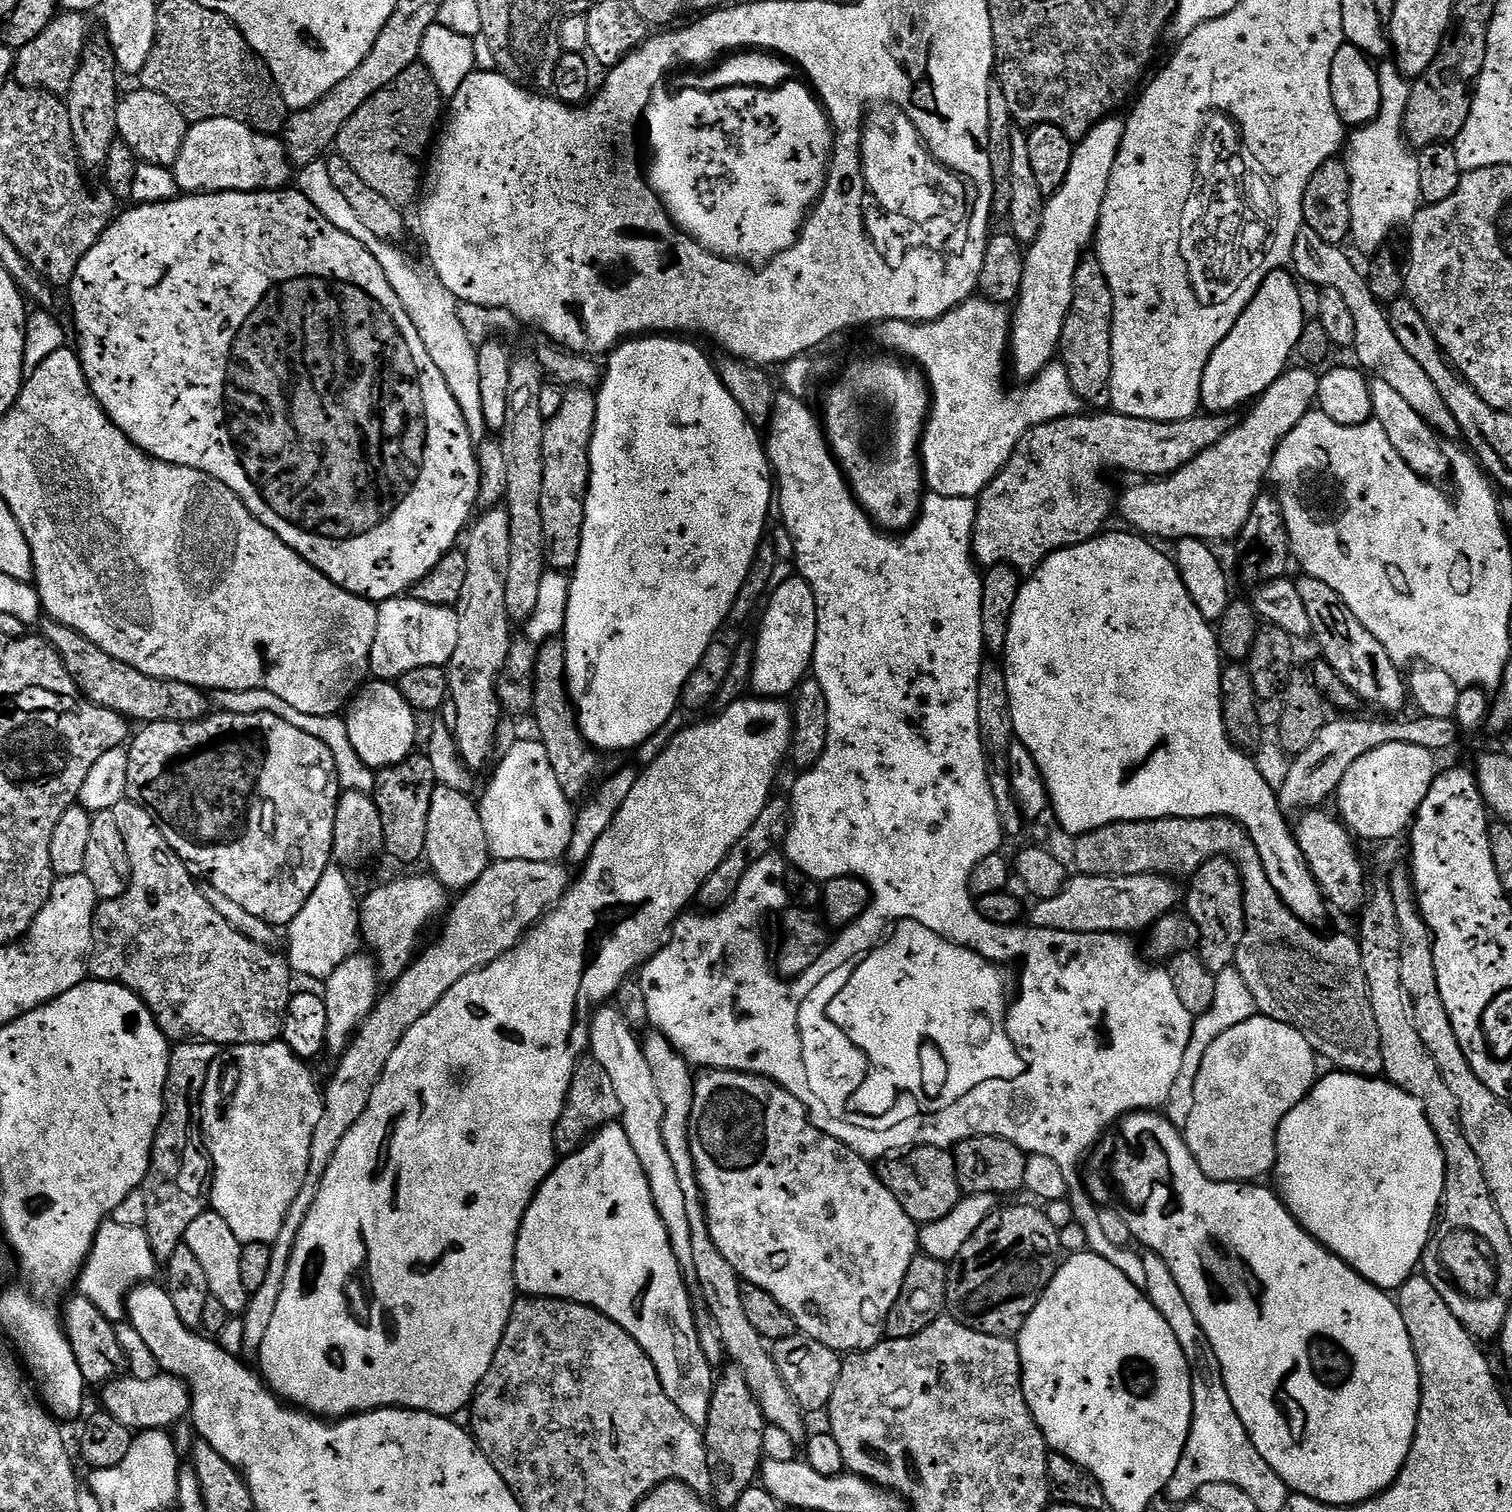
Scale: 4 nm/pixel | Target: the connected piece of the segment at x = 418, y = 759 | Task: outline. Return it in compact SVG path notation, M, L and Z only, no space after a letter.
M413 754L402 762L376 772L374 799L382 814L384 852L400 864L423 861L426 850L426 818L430 818L430 800L438 787L427 754Z

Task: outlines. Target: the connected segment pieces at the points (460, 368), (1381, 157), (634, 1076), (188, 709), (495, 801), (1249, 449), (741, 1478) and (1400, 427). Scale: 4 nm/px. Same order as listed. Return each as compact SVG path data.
M321 158L303 165L298 172L300 184L298 191L310 201L316 209L323 214L338 230L350 234L350 238L358 238L374 258L378 258L378 266L382 266L382 274L386 274L386 282L394 286L394 294L398 294L398 302L410 314L410 322L418 330L418 338L426 345L426 350L430 358L434 358L434 366L442 370L442 378L446 378L446 386L450 386L450 394L454 394L454 402L462 410L462 418L466 418L466 426L470 430L470 438L474 441L481 441L489 435L486 426L486 418L482 414L482 390L478 386L478 356L477 347L472 345L466 336L466 331L462 328L460 314L458 311L458 301L451 296L442 286L435 275L423 272L402 249L391 240L378 238L367 228L354 214L350 207L350 202L342 198L342 190L334 186L333 179L330 178L327 159Z
M1390 60L1378 67L1382 86L1382 106L1375 120L1357 129L1348 146L1344 161L1351 182L1351 241L1364 254L1375 255L1400 223L1409 223L1421 207L1421 174L1419 157L1408 152L1404 134L1406 108L1411 83Z
M604 1006L595 1013L588 1029L588 1043L590 1045L591 1059L596 1060L610 1074L614 1081L614 1090L618 1094L618 1102L622 1109L622 1123L638 1158L642 1162L642 1170L646 1174L646 1182L650 1182L650 1194L654 1198L654 1206L666 1226L666 1234L670 1238L670 1246L678 1258L680 1268L684 1272L684 1279L692 1282L696 1278L694 1268L694 1242L690 1234L690 1218L686 1215L686 1197L682 1194L682 1185L678 1182L678 1173L674 1170L674 1161L670 1158L670 1150L666 1150L666 1138L662 1134L664 1122L664 1107L662 1106L662 1094L658 1094L658 1085L654 1082L654 1073L650 1071L650 1065L646 1063L646 1054L641 1037L632 1033L628 1020L616 1008Z
M49 619L43 625L43 639L52 645L53 650L62 658L70 678L80 688L80 694L89 702L106 710L114 710L119 716L135 722L140 720L141 725L154 722L198 722L209 715L210 696L203 688L196 688L186 682L174 682L173 680L159 680L153 676L142 674L134 670L134 666L126 666L110 654L106 654L94 642L86 637L79 636L62 626L56 620Z
M520 740L509 750L483 798L479 799L478 807L488 852L495 861L555 863L567 855L576 812L559 785L550 754L539 740Z
M1292 366L1282 373L1280 377L1267 390L1264 391L1263 396L1255 401L1252 413L1249 414L1245 420L1244 425L1233 427L1232 431L1228 432L1226 438L1222 442L1218 442L1214 446L1207 448L1198 458L1191 460L1186 466L1172 473L1172 475L1165 478L1148 478L1143 482L1144 484L1132 484L1124 493L1119 493L1118 496L1118 512L1124 515L1124 520L1129 529L1135 530L1137 533L1143 534L1148 538L1155 538L1160 540L1172 540L1171 542L1179 542L1182 540L1202 540L1205 542L1213 542L1212 540L1232 540L1241 535L1246 526L1246 522L1250 518L1250 512L1254 510L1256 499L1265 491L1264 484L1268 480L1268 471L1272 469L1273 453L1283 441L1291 434L1291 431L1299 427L1300 424L1307 421L1310 413L1313 411L1314 405L1317 403L1320 394L1320 376L1317 375L1313 369L1307 366Z
M735 1366L723 1369L724 1381L712 1389L712 1405L708 1423L703 1425L704 1445L708 1447L708 1464L712 1467L714 1496L728 1510L735 1509L736 1503L746 1490L750 1490L762 1472L766 1459L764 1455L764 1430L766 1421L742 1370Z
M1374 378L1369 383L1369 388L1373 417L1377 423L1383 426L1387 437L1394 445L1394 450L1398 450L1402 460L1429 483L1438 484L1447 475L1449 477L1452 472L1452 464L1449 456L1447 458L1442 450L1439 435L1434 431L1432 425L1425 422L1425 419L1410 406L1410 402L1407 402L1402 394L1391 389L1382 379Z

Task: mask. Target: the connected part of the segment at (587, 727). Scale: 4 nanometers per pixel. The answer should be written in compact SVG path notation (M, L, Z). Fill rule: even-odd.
M648 334L643 338L629 338L619 345L607 357L608 368L606 364L606 373L602 378L602 385L598 390L596 397L596 429L592 435L592 473L588 479L588 497L584 503L584 525L582 526L582 550L580 557L576 563L574 571L570 576L570 598L566 606L566 622L564 623L564 631L562 639L564 641L564 649L566 650L566 670L568 671L568 694L573 704L576 705L576 719L580 726L580 733L587 738L589 744L593 748L604 752L624 752L627 748L636 748L639 744L644 744L672 715L676 712L676 707L679 709L682 704L684 695L684 687L690 678L690 674L694 674L694 670L702 662L702 658L706 654L706 650L712 647L716 636L720 632L720 627L724 624L724 619L727 621L732 615L732 608L736 604L736 600L740 597L740 591L748 582L748 575L752 569L752 563L756 560L756 555L760 549L760 545L765 543L764 527L768 524L768 511L773 511L774 508L774 473L771 464L768 463L768 449L762 436L759 436L757 425L752 424L748 420L748 415L742 410L742 406L738 402L734 402L734 394L730 394L730 390L726 390L724 383L720 381L720 373L717 372L713 357L707 356L702 349L696 344L691 344L691 339L677 338L672 334Z

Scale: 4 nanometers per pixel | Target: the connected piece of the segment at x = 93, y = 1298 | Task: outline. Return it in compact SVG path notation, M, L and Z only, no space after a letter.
M110 1218L99 1228L91 1254L81 1269L79 1295L92 1302L106 1319L115 1324L121 1323L127 1317L128 1293L138 1285L151 1281L156 1267L158 1261L143 1227L118 1223Z

